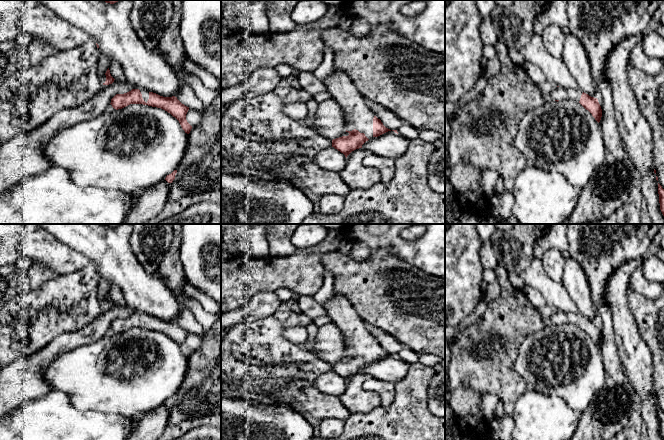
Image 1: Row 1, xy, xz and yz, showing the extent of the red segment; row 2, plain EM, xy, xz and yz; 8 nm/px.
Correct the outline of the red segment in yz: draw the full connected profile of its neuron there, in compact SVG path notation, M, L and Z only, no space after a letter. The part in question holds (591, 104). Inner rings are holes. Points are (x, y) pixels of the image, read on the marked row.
M554 86L551 92L551 97L557 102L566 99L571 99L579 102L586 110L592 114L598 123L601 120L602 109L598 99L589 96L578 87L575 89L565 89L559 86Z

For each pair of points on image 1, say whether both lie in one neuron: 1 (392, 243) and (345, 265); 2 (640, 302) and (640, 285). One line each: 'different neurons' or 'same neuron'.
1: different neurons
2: different neurons

